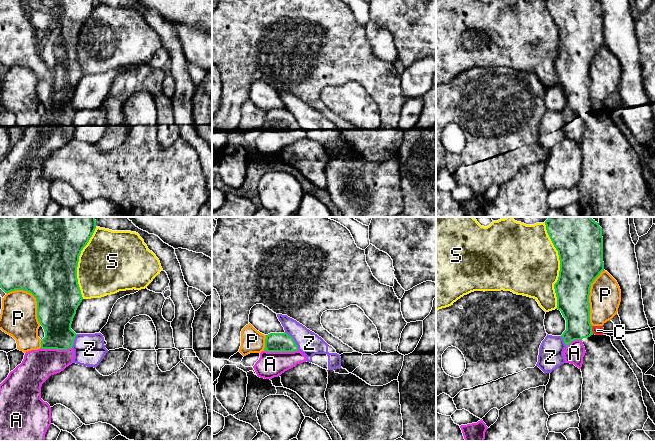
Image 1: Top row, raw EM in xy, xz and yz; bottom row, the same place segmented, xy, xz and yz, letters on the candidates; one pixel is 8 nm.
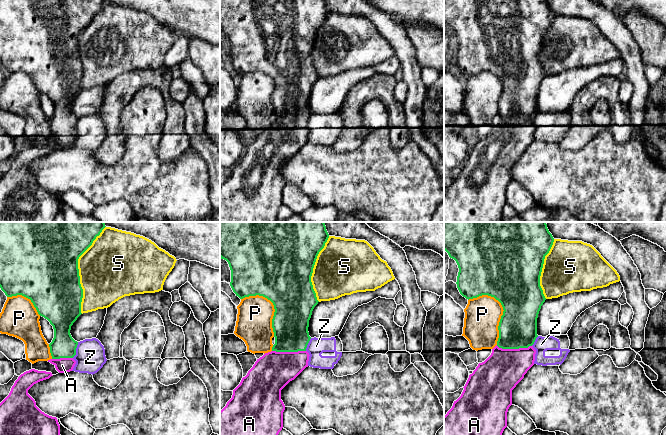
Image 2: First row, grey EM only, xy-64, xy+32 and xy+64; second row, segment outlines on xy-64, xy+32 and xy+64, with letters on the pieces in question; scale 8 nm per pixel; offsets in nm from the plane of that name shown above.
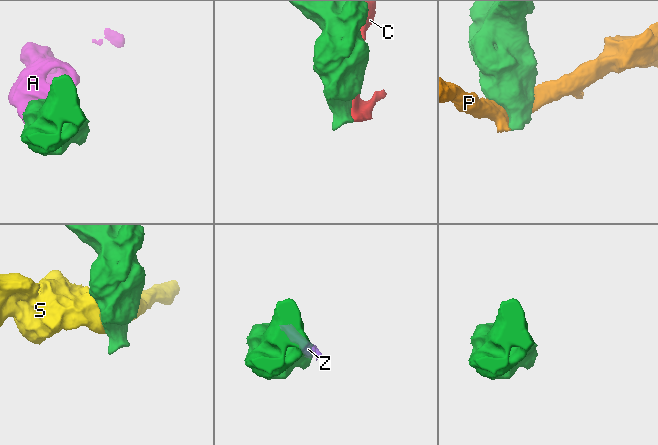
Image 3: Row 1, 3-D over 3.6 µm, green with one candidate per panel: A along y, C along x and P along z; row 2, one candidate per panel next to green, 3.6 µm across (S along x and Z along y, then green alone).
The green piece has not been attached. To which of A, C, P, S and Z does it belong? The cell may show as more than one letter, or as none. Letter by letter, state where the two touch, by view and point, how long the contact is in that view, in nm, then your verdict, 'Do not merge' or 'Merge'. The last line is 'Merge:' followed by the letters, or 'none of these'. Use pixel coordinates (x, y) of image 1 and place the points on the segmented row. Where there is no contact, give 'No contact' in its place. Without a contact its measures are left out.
A: Touches green at xz (280, 351). Shared border 280 nm. Merge
C: Touches green at yz (591, 330). Shared border 70 nm. Do not merge
P: Touches green at yz (588, 297). Shared border 460 nm. Do not merge
S: Touches green at yz (560, 266). Shared border 700 nm. Do not merge
Z: Touches green at xz (293, 340). Shared border 180 nm. Do not merge
Merge: A

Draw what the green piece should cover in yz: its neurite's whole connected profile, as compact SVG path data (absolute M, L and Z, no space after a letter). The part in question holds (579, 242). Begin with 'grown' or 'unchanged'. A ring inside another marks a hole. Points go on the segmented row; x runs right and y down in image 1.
grown; M549 217L545 221L547 233L558 251L560 260L560 271L554 289L557 297L557 308L561 311L566 320L566 330L561 337L567 346L563 352L565 363L574 364L581 369L583 357L586 353L582 339L593 335L592 325L590 323L590 303L589 295L591 284L604 271L603 262L603 237L602 228L591 217Z

